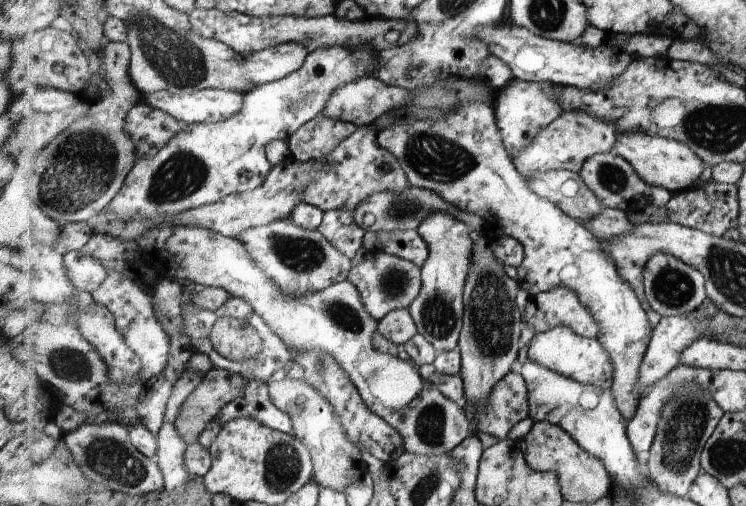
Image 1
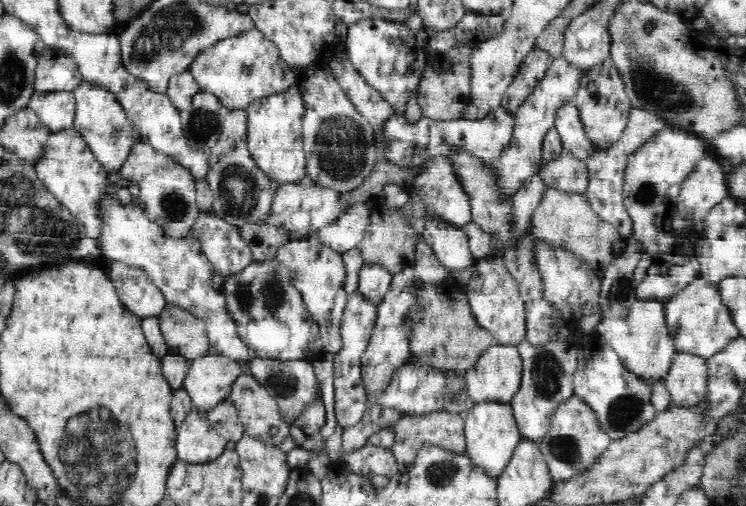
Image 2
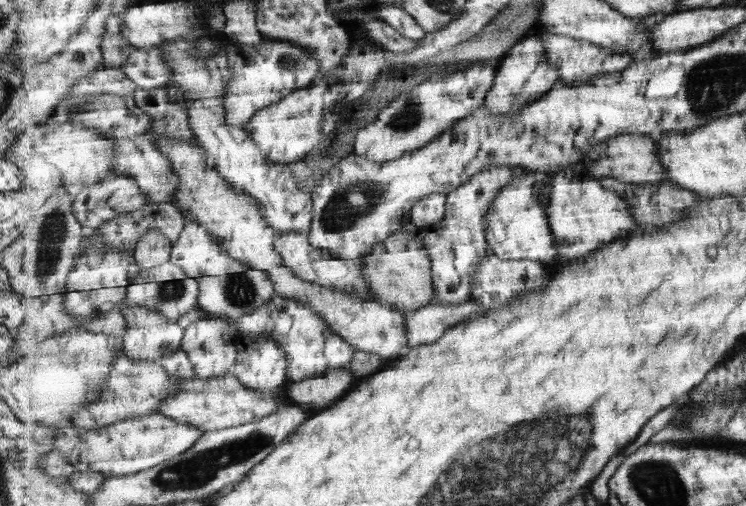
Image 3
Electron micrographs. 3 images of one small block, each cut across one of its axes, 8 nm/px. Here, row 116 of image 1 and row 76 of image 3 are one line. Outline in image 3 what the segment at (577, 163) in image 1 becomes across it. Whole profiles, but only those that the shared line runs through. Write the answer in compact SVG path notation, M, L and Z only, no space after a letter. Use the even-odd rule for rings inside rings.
M543 32L541 37L544 40L548 62L557 69L560 76L559 81L566 86L579 86L590 82L594 76L625 70L634 60L628 52L612 52L608 48L603 48L587 40L575 40L567 35Z

